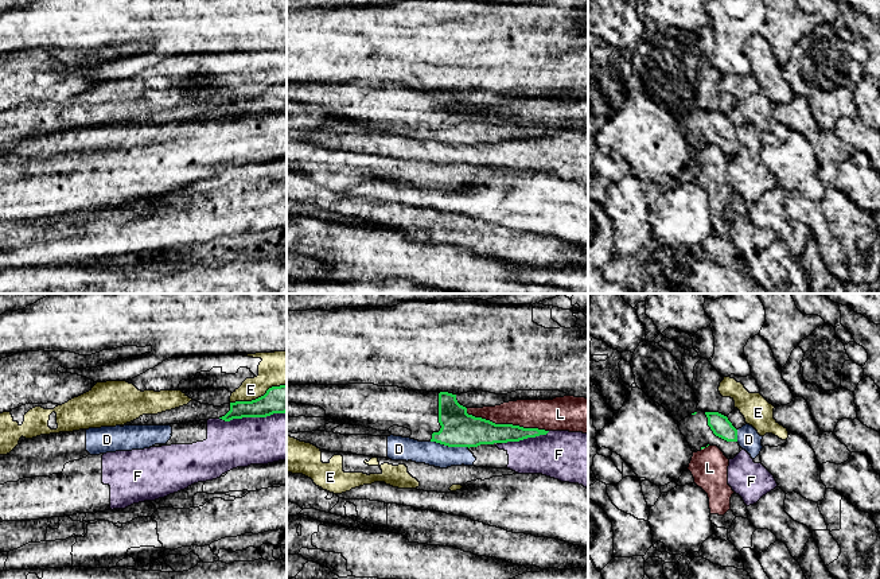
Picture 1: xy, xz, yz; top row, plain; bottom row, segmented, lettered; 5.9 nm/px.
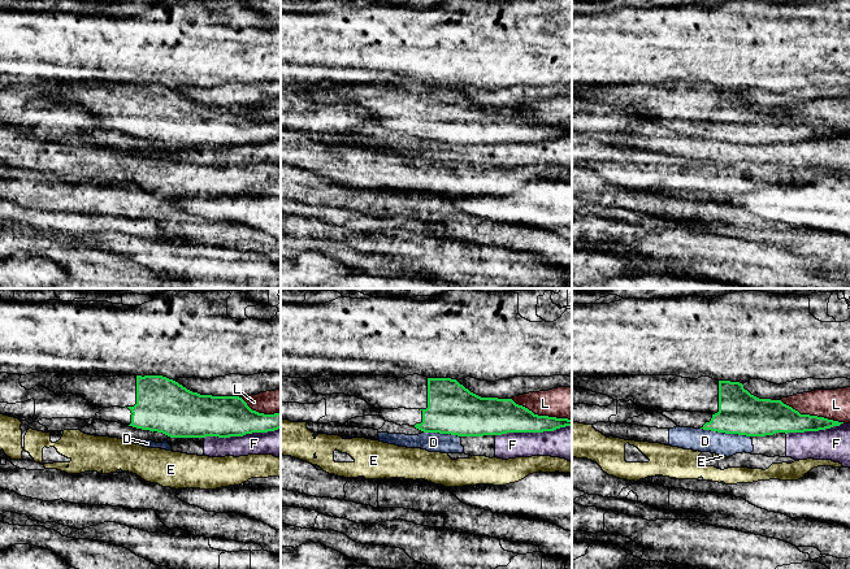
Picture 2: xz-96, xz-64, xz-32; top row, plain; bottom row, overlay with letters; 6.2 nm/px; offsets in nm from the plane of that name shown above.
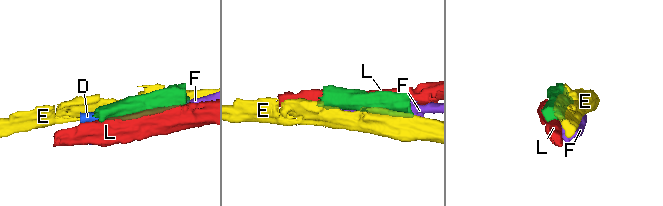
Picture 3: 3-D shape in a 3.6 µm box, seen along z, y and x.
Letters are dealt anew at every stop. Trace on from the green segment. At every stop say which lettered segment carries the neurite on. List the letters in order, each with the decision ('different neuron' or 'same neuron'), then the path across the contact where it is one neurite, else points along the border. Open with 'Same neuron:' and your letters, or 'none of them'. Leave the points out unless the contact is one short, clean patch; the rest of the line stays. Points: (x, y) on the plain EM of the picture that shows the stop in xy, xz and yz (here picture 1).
Same neuron: none of them
D: different neuron | along xz (431, 139), (451, 146), (468, 146)
E: different neuron
F: different neuron
L: different neuron

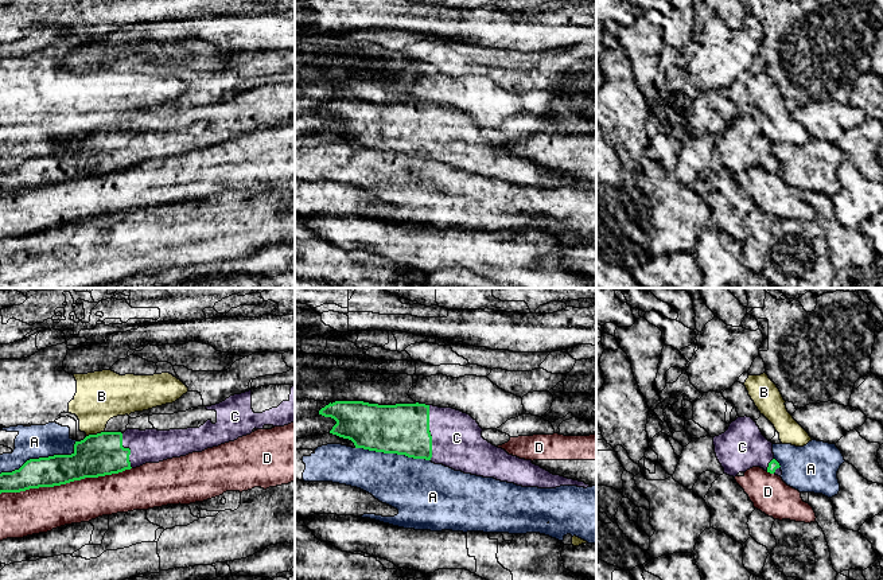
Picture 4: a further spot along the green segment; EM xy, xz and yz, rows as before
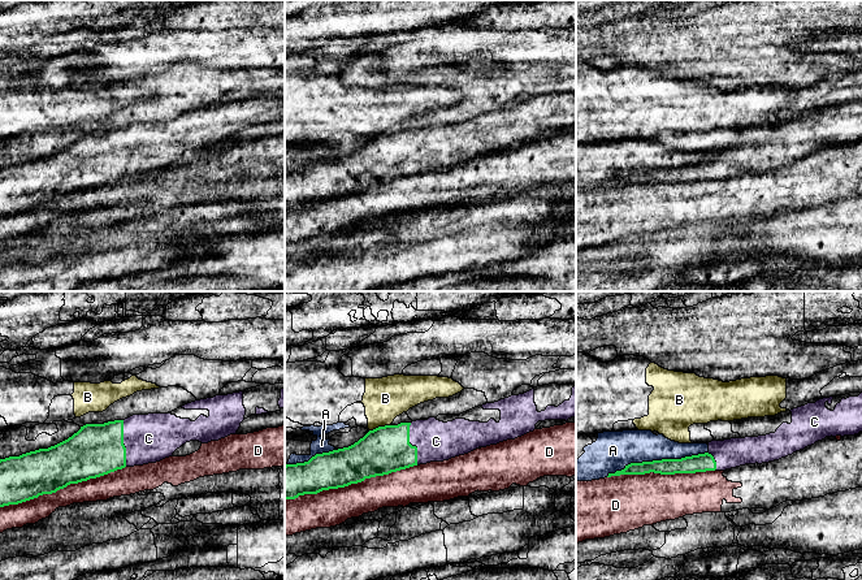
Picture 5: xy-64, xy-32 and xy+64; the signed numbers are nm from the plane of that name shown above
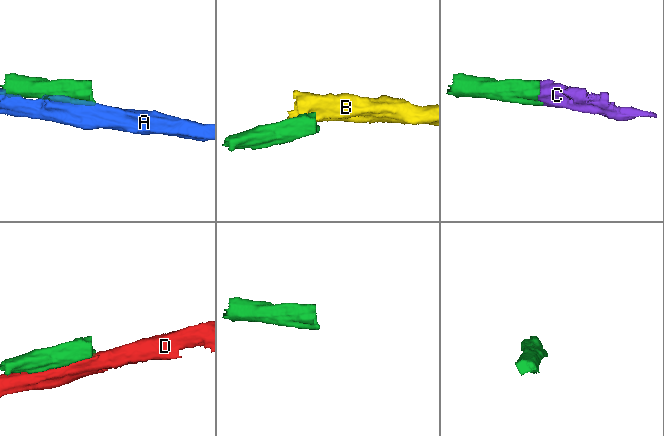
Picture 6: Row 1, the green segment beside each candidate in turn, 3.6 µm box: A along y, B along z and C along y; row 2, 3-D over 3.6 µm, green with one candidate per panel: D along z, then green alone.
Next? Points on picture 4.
Same neuron: C
A: different neuron
B: different neuron | along xy (104, 129), (86, 135)
C: same neuron | across xz (404, 127), (430, 131), (456, 136)
D: different neuron

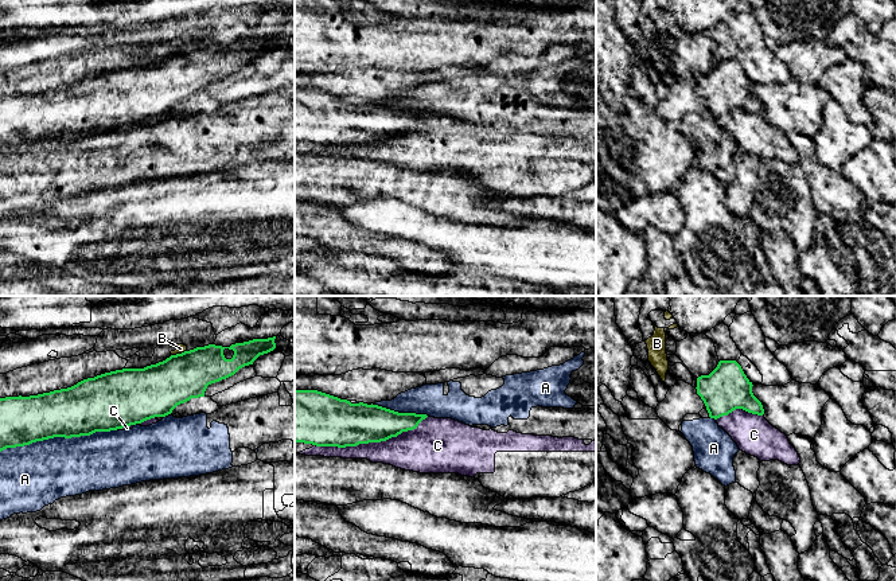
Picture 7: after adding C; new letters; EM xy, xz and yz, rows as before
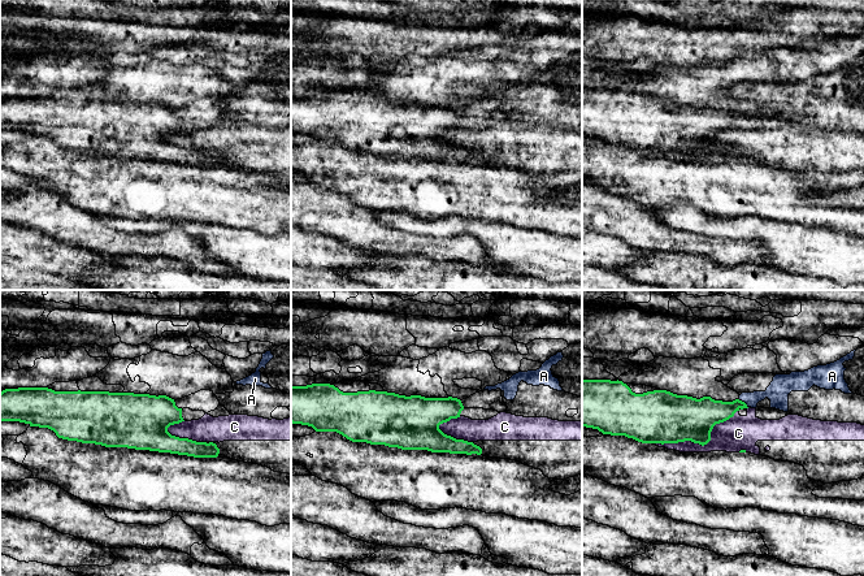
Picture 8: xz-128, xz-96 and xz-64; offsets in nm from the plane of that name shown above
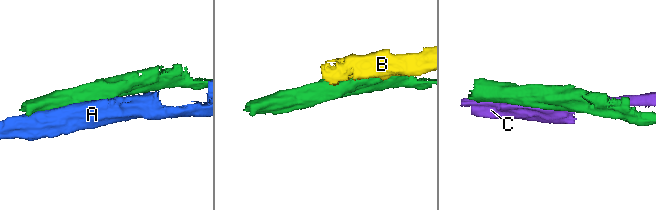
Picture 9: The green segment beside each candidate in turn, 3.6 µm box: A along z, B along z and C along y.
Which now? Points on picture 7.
Same neuron: none of them
A: different neuron
B: different neuron | along xy (186, 49), (171, 54)
C: different neuron

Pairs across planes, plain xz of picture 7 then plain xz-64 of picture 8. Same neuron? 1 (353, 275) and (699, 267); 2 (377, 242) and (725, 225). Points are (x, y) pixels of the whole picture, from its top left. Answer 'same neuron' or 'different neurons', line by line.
1: same neuron
2: different neurons

